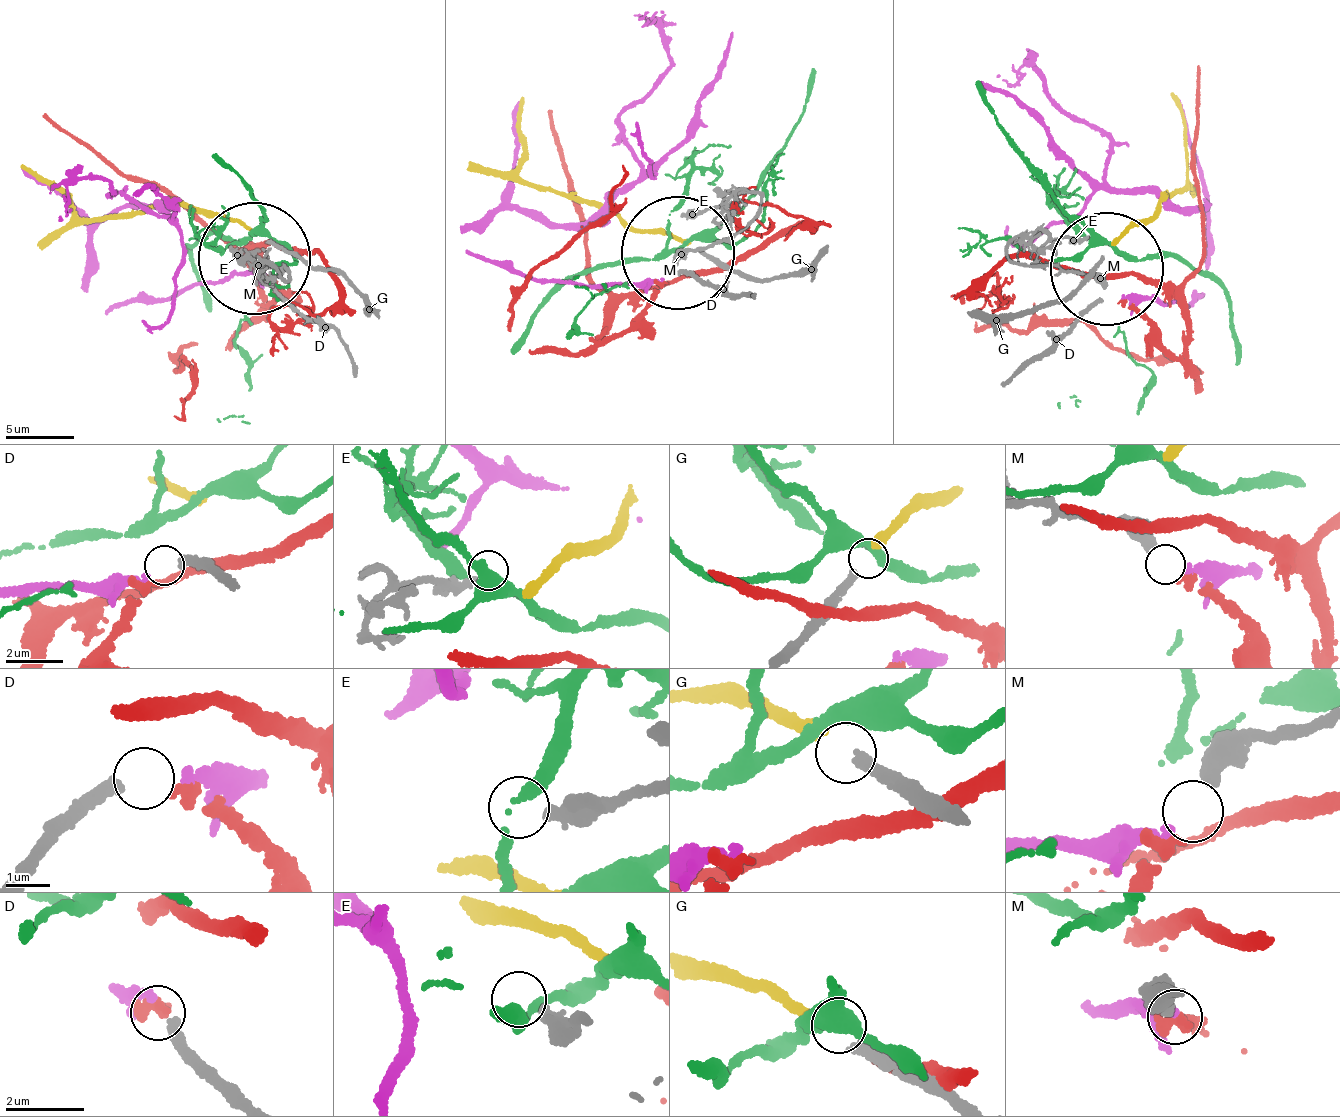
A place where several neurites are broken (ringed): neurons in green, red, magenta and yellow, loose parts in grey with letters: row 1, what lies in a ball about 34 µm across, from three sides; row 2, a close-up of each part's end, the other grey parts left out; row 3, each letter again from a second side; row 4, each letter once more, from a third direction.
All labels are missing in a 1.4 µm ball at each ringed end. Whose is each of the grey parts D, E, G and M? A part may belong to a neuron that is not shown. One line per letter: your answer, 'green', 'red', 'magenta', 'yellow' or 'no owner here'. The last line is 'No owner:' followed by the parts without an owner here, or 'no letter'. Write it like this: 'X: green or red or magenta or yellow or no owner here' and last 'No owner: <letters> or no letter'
D: red
E: no owner here
G: yellow
M: magenta
No owner: E

